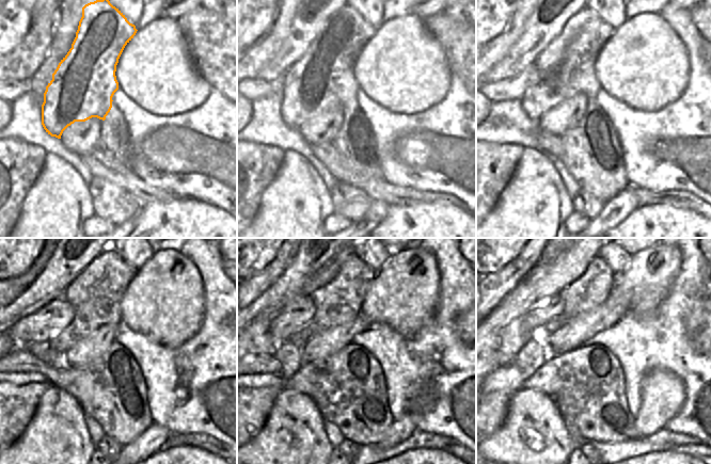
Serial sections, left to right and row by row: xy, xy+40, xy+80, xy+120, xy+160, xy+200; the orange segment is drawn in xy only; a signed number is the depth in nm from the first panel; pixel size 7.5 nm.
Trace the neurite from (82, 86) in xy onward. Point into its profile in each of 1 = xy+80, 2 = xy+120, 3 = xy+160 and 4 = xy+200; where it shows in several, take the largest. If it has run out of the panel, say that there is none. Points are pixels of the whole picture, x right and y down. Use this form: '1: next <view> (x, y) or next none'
1: next xy+80 (566, 67)
2: next xy+120 (96, 293)
3: next xy+160 (338, 302)
4: next xy+200 (589, 290)

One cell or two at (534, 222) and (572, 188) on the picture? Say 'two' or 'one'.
two

